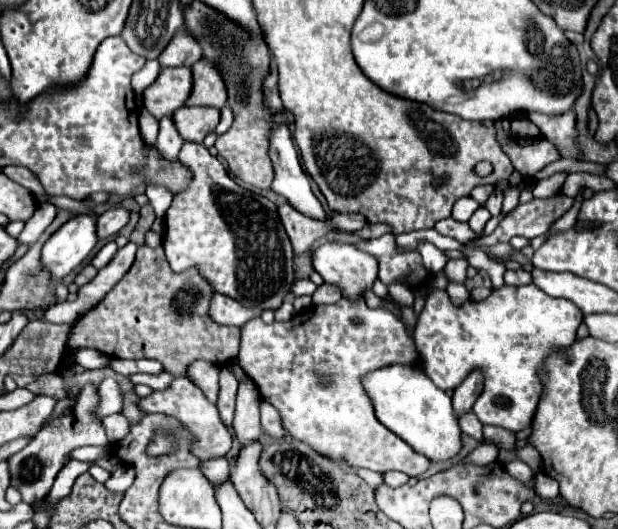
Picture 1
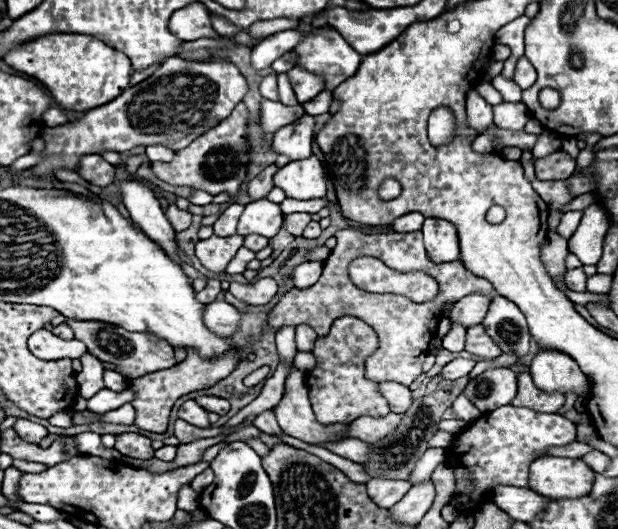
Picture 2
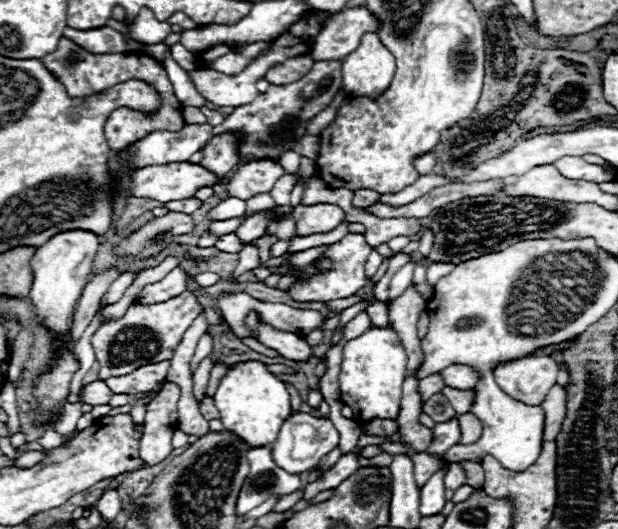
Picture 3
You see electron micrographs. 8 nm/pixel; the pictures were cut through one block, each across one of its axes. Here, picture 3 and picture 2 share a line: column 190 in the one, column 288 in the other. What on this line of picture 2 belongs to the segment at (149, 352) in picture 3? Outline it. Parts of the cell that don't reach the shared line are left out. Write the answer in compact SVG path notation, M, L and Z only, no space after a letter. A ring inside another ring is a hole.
M346 228L346 230L338 230L334 236L336 236L338 244L332 250L330 258L326 260L326 270L322 272L322 278L310 288L304 288L304 290L294 288L294 290L286 292L286 296L282 296L282 300L270 312L268 326L272 326L274 330L280 330L282 326L288 326L288 324L298 326L298 324L306 322L318 332L318 336L326 336L336 318L356 316L356 318L364 320L378 334L378 350L370 358L366 358L366 376L370 380L376 380L376 382L394 380L394 382L402 382L402 384L410 386L420 374L424 374L422 364L424 364L424 358L428 352L428 344L430 344L432 336L436 334L436 326L442 318L442 304L456 302L458 298L464 298L466 294L472 294L472 292L490 294L490 298L494 298L492 284L486 278L480 278L480 276L472 274L470 270L466 270L460 260L446 262L446 264L434 264L424 250L420 232L366 234L362 230ZM362 254L370 254L370 256L382 260L386 266L390 266L396 272L430 274L438 282L436 298L428 300L424 304L418 304L418 302L410 302L408 298L404 298L400 294L370 294L370 292L358 290L350 282L346 270L348 270L348 264Z

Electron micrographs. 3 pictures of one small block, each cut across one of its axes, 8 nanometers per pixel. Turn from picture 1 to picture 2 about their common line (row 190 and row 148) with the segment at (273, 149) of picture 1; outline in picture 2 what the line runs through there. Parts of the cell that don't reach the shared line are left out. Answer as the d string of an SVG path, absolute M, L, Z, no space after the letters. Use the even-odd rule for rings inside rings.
M302 116L294 124L282 126L274 134L274 150L290 156L292 160L302 160L312 156L312 140L314 140L314 118Z

